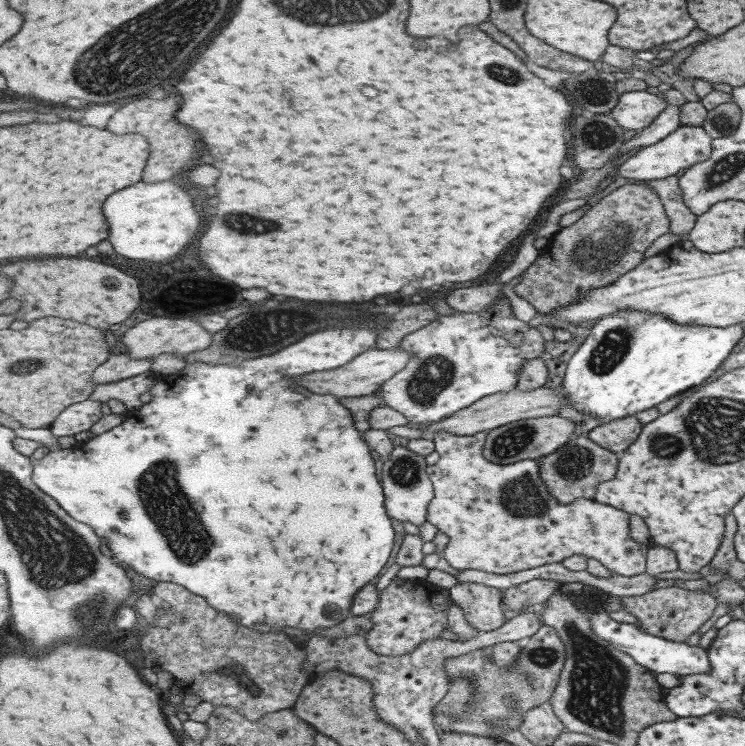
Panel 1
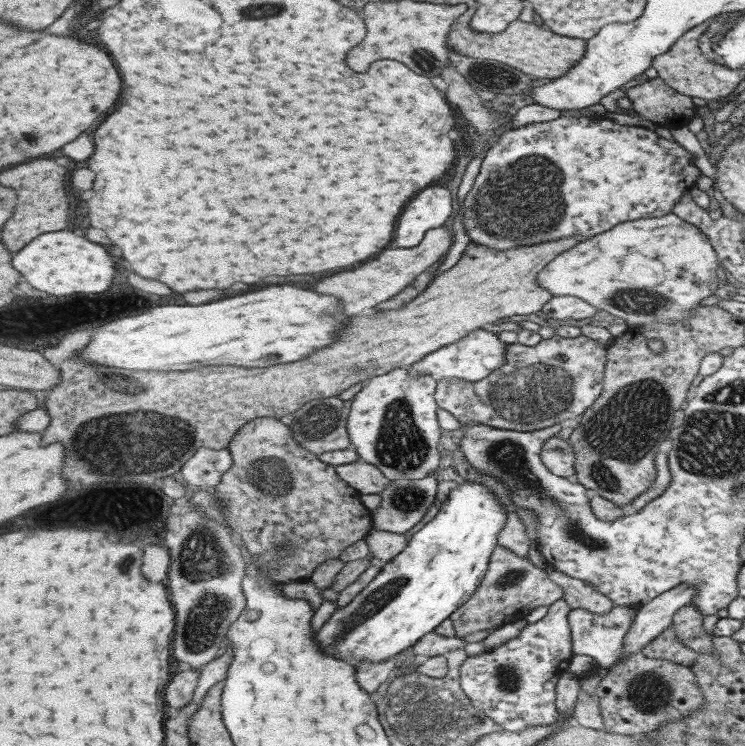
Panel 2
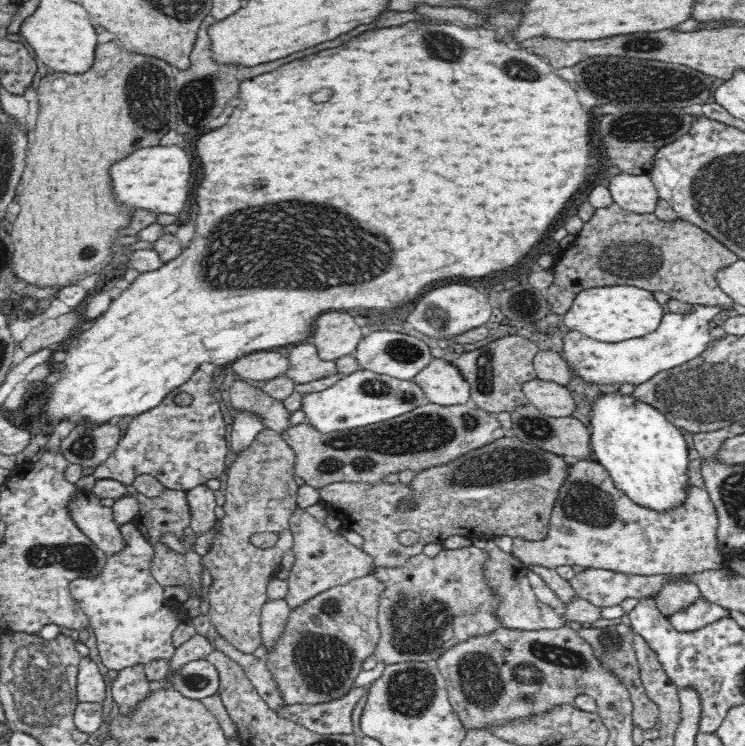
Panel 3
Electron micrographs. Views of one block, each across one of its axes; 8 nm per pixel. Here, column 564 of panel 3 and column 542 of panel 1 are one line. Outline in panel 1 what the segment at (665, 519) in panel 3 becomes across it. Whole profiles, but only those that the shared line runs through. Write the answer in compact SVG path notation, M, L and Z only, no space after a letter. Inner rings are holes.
M441 430L433 439L439 460L429 466L428 472L434 483L435 499L431 502L427 521L450 537L444 558L458 570L483 570L493 574L513 574L545 566L563 563L576 555L586 555L601 561L607 570L619 576L635 576L645 572L647 546L637 544L627 534L627 514L614 507L581 498L573 504L559 504L541 478L539 460L519 460L515 464L489 462L483 456L483 444L489 431L473 436L459 436Z

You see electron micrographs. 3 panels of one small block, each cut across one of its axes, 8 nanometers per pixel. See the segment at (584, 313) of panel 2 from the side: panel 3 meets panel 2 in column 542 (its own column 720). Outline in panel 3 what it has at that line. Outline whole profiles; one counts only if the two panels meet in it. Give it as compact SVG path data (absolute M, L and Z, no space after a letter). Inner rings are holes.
M696 304L688 314L668 312L662 317L659 327L649 335L616 343L597 341L577 330L569 329L562 336L562 352L578 378L582 378L590 386L640 386L656 374L698 358L713 340L709 323L721 311L716 306Z

